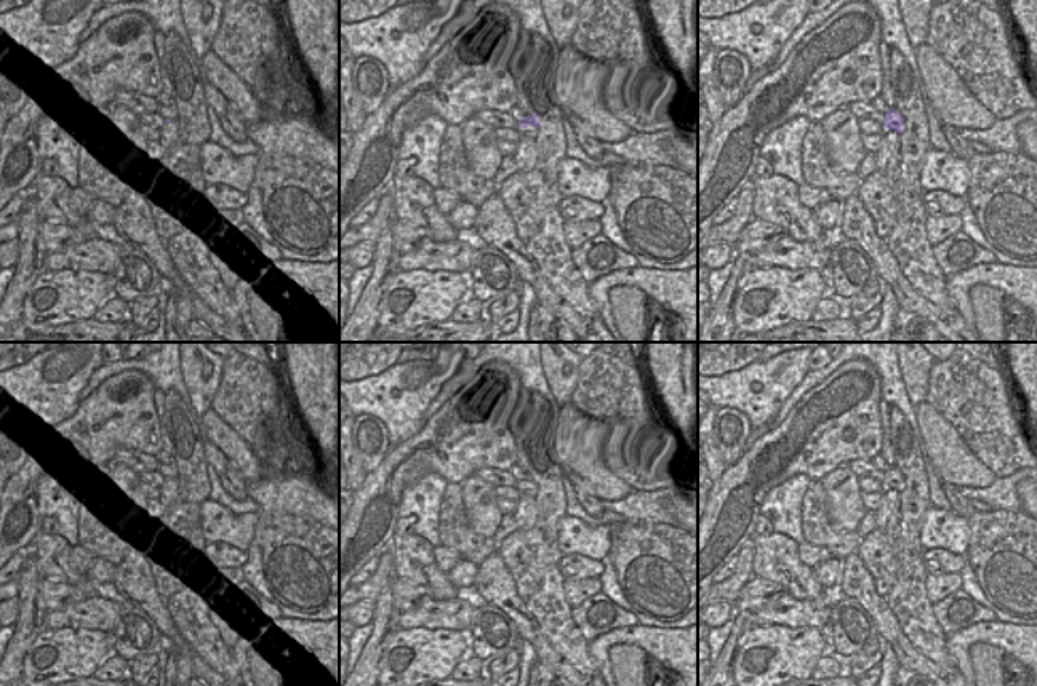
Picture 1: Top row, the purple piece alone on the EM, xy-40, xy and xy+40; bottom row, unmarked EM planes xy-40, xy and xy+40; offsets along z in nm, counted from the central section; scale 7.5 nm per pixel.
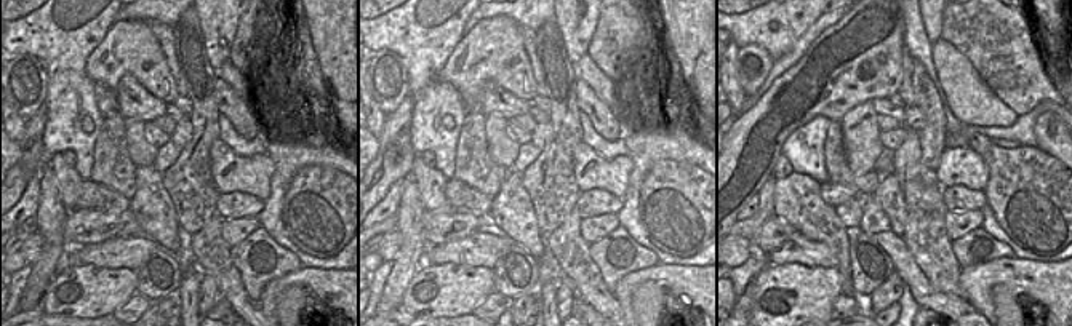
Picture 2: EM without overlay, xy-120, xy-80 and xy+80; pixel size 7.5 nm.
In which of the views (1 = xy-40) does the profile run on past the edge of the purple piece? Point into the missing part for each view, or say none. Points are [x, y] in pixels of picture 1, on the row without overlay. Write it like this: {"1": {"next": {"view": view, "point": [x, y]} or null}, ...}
{"1": {"next": null}}

